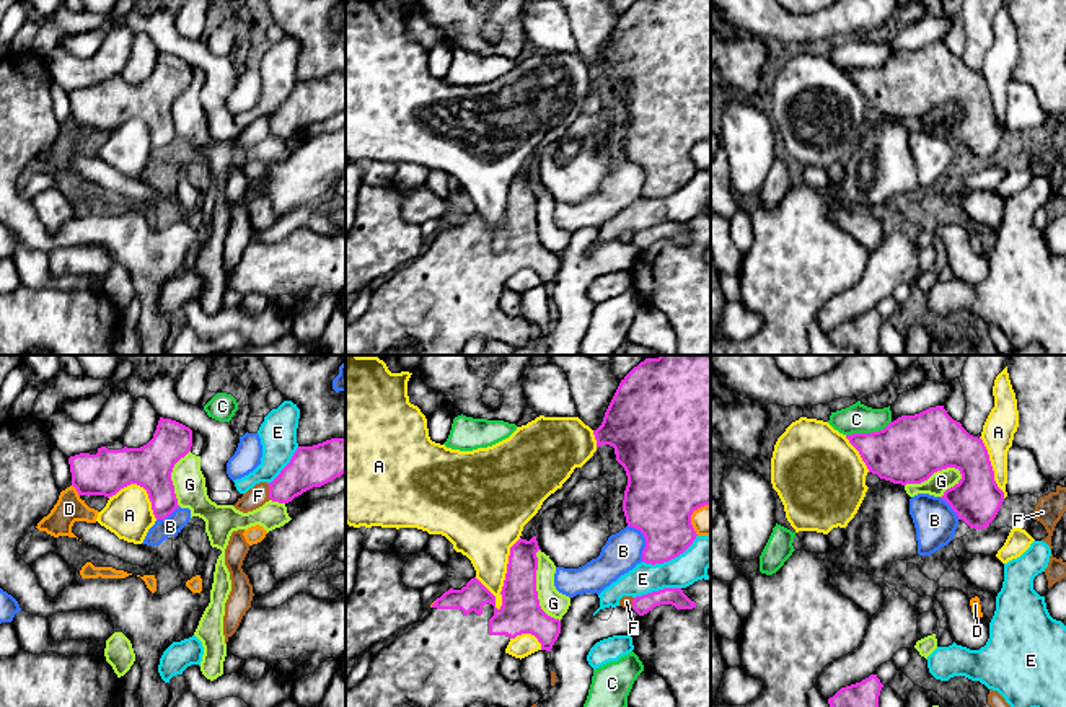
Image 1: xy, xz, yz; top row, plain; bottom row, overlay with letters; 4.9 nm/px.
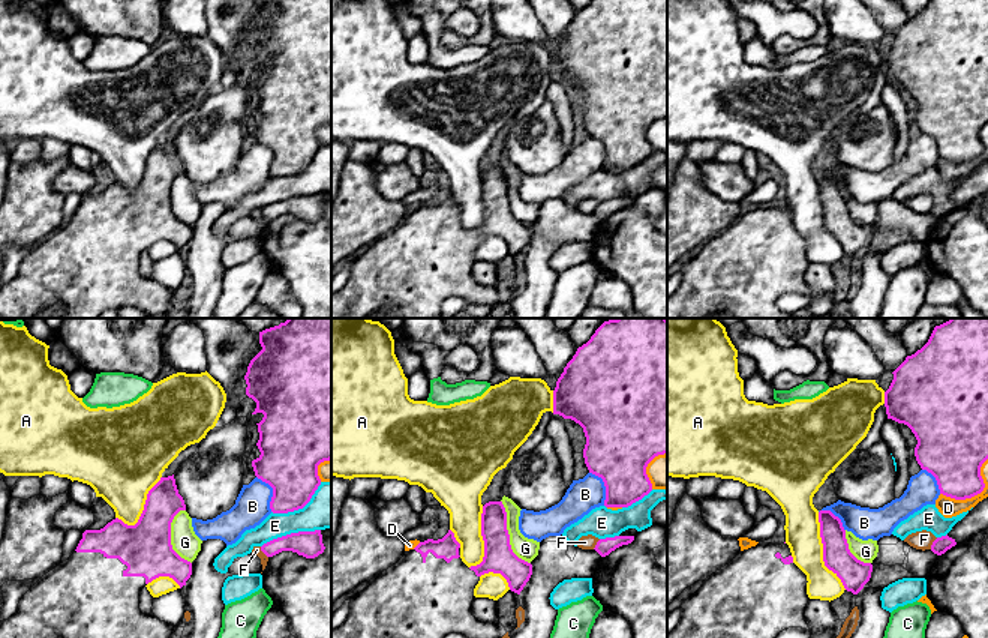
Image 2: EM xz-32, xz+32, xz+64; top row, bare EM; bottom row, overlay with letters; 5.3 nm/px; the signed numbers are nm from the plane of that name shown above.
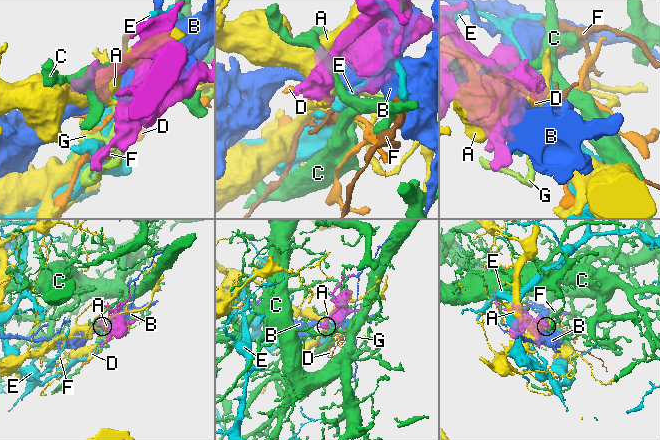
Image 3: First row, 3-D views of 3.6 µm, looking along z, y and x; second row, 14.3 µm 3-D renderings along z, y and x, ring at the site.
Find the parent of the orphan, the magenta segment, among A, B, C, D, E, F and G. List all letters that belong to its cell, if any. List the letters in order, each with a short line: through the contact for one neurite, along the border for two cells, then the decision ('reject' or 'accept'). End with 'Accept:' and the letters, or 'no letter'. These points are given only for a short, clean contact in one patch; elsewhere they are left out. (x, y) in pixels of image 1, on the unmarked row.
A: reject
B: reject
C: line yz (890, 56), (882, 64), (846, 70); reject
D: reject
E: reject
F: line xy (268, 119), (268, 131), (271, 134); reject
G: reject
Accept: no letter

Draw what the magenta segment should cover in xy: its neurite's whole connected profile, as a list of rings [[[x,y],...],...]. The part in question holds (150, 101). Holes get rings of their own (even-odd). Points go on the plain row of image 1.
[[[160,52],[153,73],[140,83],[112,77],[90,88],[70,91],[72,121],[80,134],[86,130],[109,134],[121,124],[137,119],[147,125],[155,153],[165,155],[179,143],[171,108],[191,81],[189,62]]]

